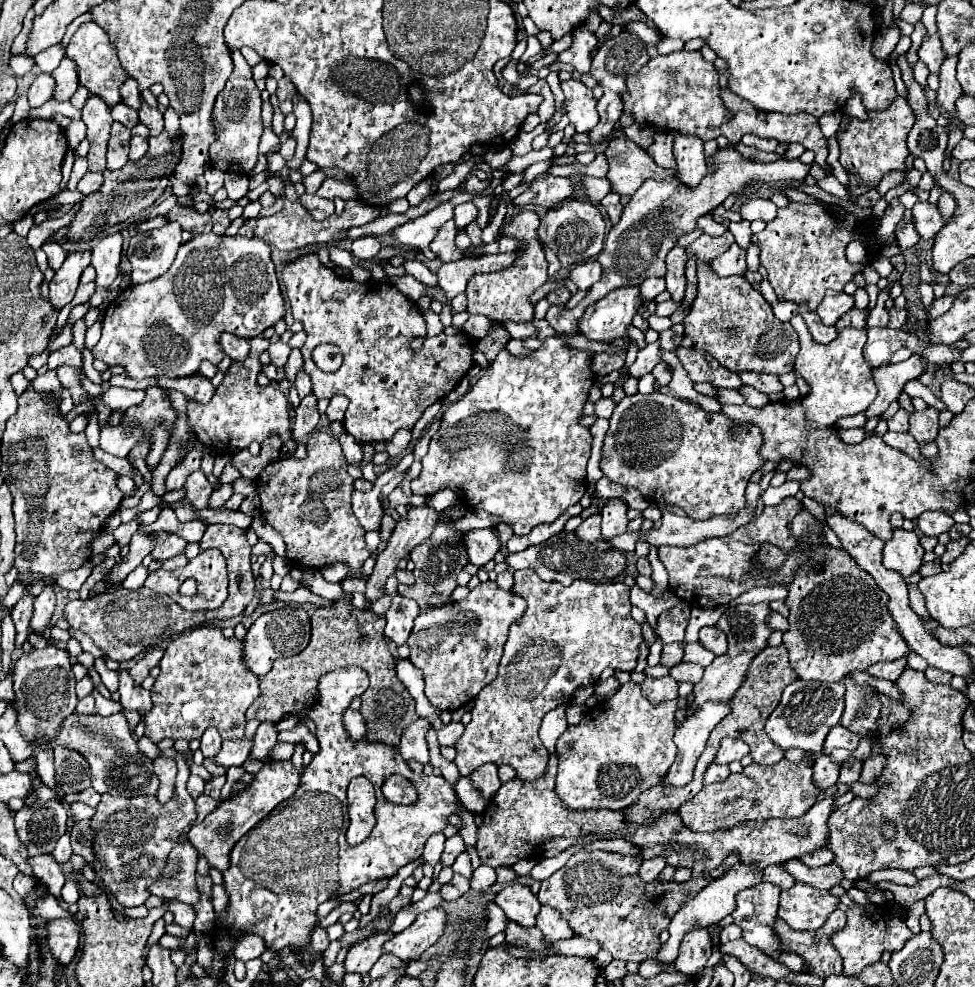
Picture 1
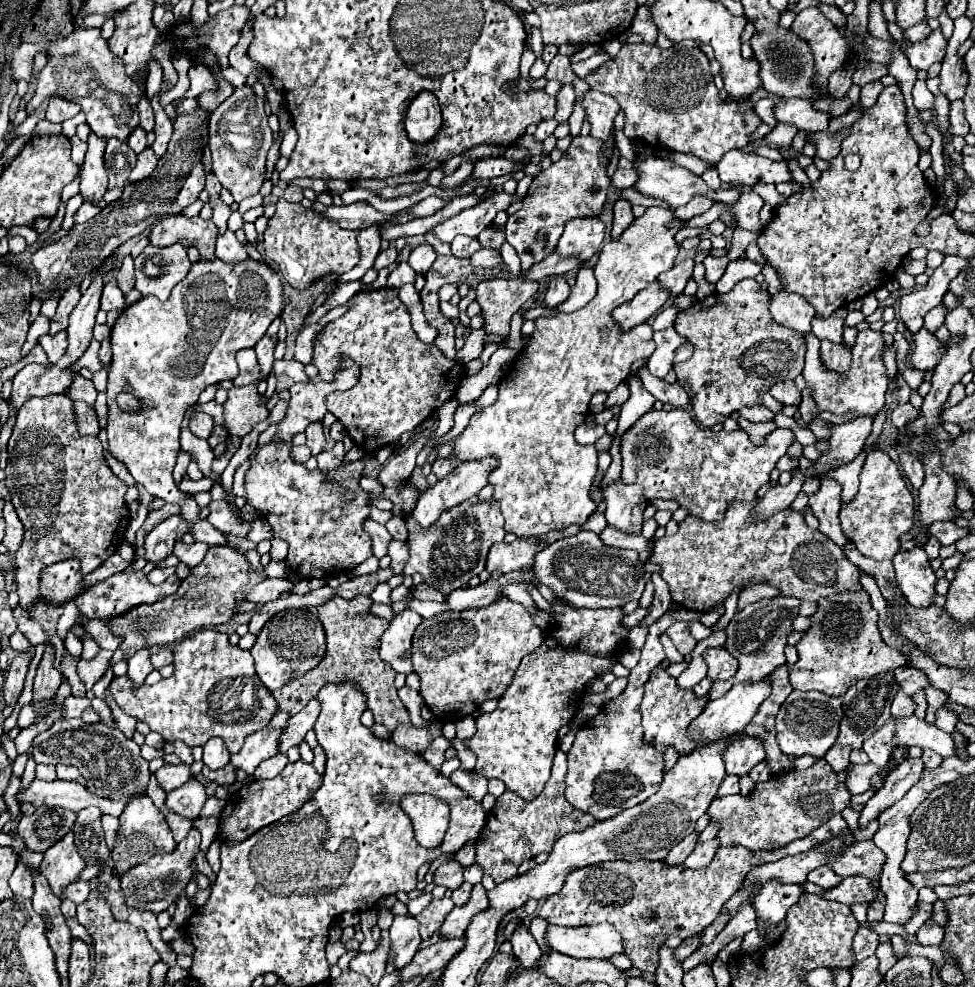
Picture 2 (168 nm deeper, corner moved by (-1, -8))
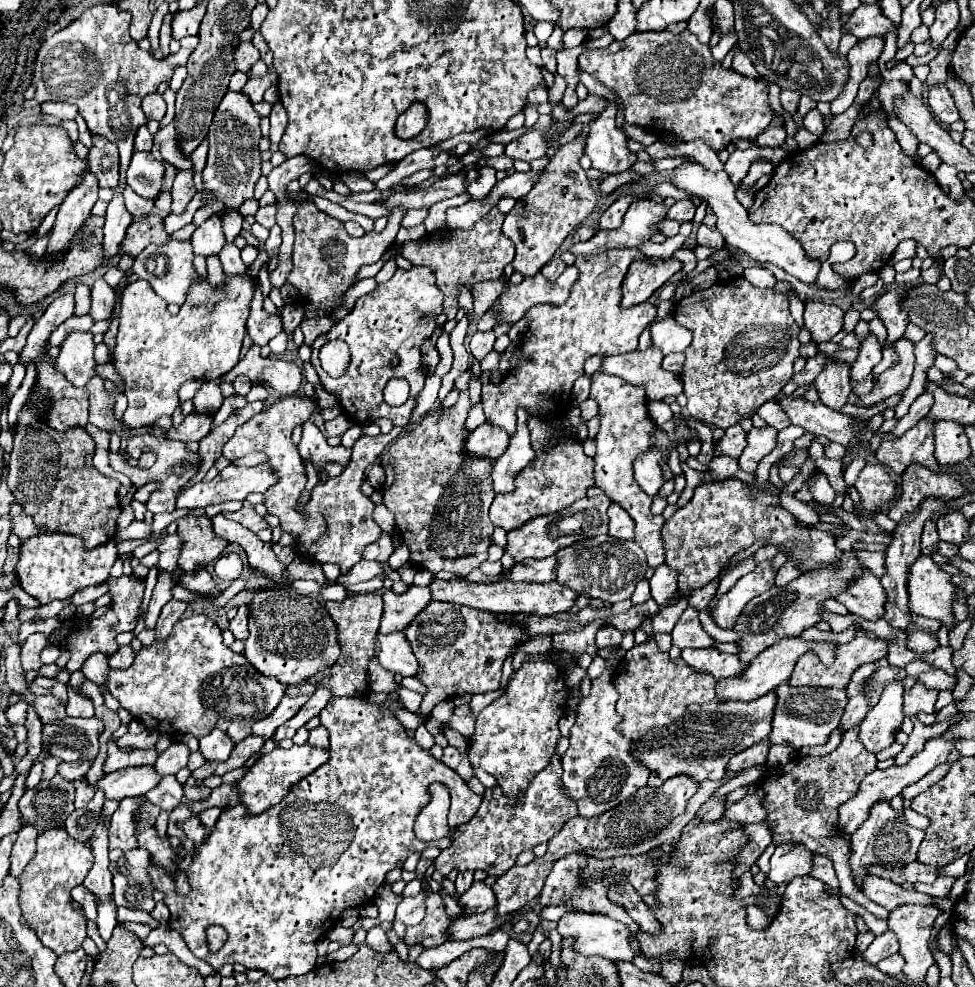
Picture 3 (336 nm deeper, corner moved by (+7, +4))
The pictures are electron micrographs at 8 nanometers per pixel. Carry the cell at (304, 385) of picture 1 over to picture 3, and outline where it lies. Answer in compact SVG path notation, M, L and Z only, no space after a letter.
M429 374L425 380L423 390L419 392L419 398L415 398L415 410L411 414L411 422L407 426L399 428L393 426L389 434L379 434L375 438L361 436L353 444L353 456L351 462L343 468L343 472L335 478L327 478L325 482L317 482L317 486L311 490L309 500L303 504L299 502L305 484L307 474L303 466L303 458L297 452L297 446L291 442L291 432L297 425L302 425L308 420L313 410L318 408L330 408L338 404L337 397L327 392L321 385L315 386L315 398L293 394L291 398L279 398L279 402L273 402L269 408L263 408L263 412L255 414L249 422L237 428L235 436L223 446L223 456L237 460L251 452L263 452L267 454L267 464L275 474L279 476L279 482L271 486L267 492L263 492L263 504L269 514L275 514L281 520L281 530L289 532L297 538L299 554L307 556L309 560L315 560L319 564L335 562L341 566L341 572L345 574L353 564L357 564L363 556L363 548L371 542L375 542L381 534L381 528L371 518L375 504L371 498L367 498L361 492L361 482L365 480L365 470L383 454L385 446L389 446L401 432L409 430L419 418L423 418L433 404L437 402L437 392L441 388L441 378L437 374Z

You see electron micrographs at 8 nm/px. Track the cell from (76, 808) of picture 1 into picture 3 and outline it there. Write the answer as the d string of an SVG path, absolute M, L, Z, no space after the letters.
M77 782L75 784L75 808L87 806L87 802L93 798L93 794L95 792L85 782Z

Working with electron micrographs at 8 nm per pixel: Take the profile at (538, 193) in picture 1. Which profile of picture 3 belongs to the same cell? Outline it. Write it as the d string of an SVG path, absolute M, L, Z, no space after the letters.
M581 132L571 142L557 148L555 156L549 160L545 170L529 194L517 200L513 210L505 216L503 234L515 244L513 268L523 276L537 274L561 246L561 242L593 212L597 206L597 192L593 190L587 172L581 168L579 160L585 154L587 136Z

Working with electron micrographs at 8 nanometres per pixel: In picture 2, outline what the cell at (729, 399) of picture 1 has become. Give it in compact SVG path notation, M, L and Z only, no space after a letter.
M753 406L753 408L747 408L747 410L741 410L741 416L747 418L747 420L753 420L753 422L775 420L775 414L767 406Z

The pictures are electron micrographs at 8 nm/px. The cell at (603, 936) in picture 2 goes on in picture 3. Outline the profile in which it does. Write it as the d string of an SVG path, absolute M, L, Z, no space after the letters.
M567 912L557 922L557 932L563 938L575 940L575 952L583 956L603 956L609 960L631 960L635 950L629 946L629 928L623 922L607 918L605 914L589 914L589 912Z

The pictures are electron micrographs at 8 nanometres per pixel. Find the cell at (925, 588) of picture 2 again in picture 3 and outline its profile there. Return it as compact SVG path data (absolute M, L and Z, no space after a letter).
M919 554L913 566L909 566L907 592L911 612L925 618L935 618L943 622L947 628L955 626L951 606L955 588L951 584L951 576L939 570L929 556Z

